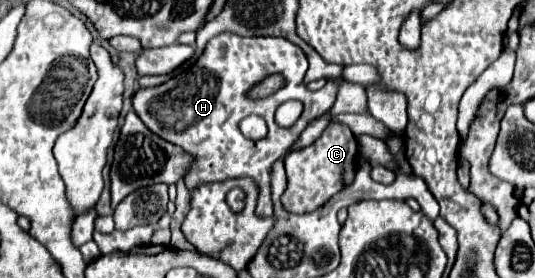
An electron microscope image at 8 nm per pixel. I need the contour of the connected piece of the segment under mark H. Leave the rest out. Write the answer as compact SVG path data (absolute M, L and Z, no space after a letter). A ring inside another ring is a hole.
M222 33L208 41L198 61L200 67L178 73L158 87L140 87L132 97L132 107L152 133L182 147L196 159L192 171L184 179L188 189L194 189L200 183L252 177L260 187L256 215L270 217L274 213L274 203L270 199L270 173L274 161L284 159L306 125L334 105L338 83L328 81L320 91L310 91L304 85L304 73L308 69L304 51L278 37L240 37L234 33ZM274 73L280 73L286 85L278 89L278 93L270 95L270 101L252 101L248 91ZM290 99L304 103L304 111L292 127L280 127L274 121L274 113L278 105ZM252 113L262 115L268 123L268 135L260 141L246 141L238 129L238 123Z

